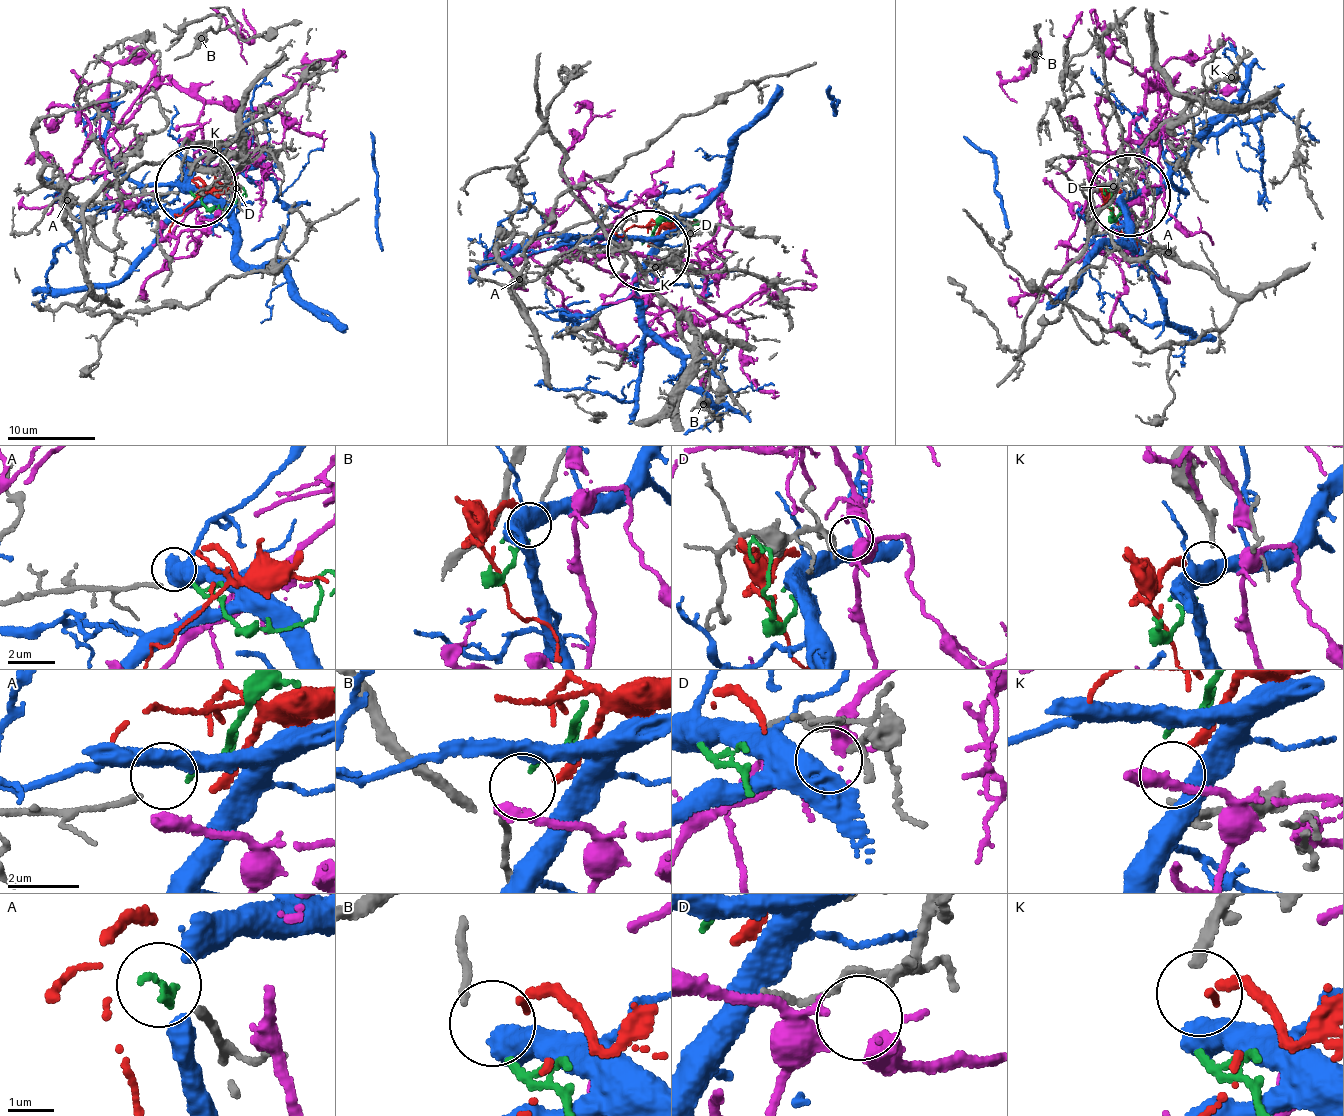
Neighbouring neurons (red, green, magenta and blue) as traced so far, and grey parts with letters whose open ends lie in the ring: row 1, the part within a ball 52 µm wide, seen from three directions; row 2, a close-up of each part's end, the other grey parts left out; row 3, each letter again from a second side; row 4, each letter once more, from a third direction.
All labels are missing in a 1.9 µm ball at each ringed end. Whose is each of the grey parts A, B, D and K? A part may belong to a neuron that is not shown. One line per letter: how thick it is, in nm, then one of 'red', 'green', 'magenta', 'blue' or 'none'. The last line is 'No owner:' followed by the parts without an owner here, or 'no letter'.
A: 180 nm thick; none
B: 140 nm thick; green
D: 130 nm thick; none
K: 200 nm thick; red
No owner: A, D

